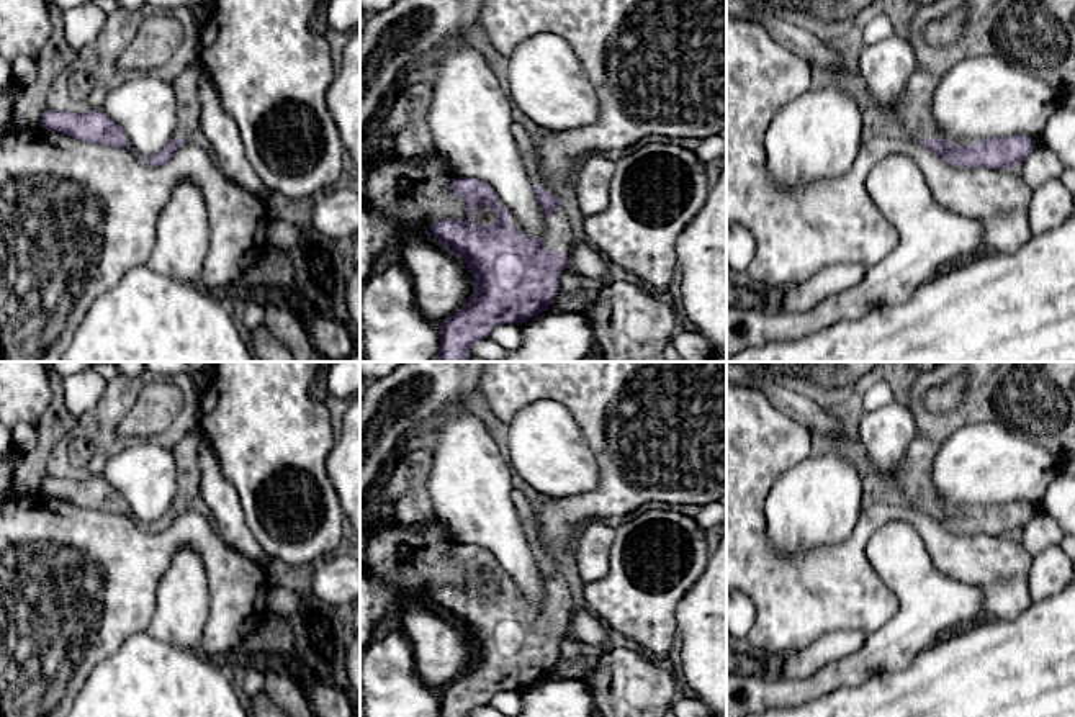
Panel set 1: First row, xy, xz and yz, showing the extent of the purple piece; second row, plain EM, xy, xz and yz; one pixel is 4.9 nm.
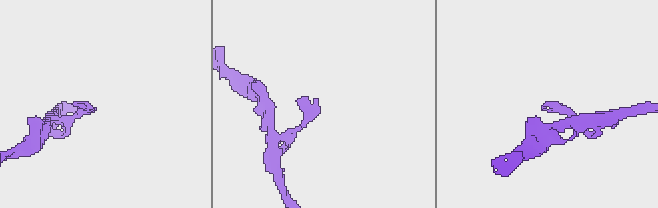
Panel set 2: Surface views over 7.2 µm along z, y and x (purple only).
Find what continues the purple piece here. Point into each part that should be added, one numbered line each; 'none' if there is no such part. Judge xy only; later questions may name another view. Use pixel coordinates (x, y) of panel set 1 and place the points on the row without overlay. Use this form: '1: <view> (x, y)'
1: xy (185, 452)

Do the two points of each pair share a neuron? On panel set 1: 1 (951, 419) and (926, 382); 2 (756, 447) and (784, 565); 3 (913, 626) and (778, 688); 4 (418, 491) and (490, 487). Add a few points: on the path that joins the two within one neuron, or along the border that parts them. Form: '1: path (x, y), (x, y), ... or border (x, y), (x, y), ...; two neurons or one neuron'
1: path (936, 419), (930, 419), (917, 406), (917, 396); one neuron
2: path (750, 478), (750, 537), (753, 541); one neuron
3: path (879, 653), (856, 668), (838, 673), (812, 688); one neuron
4: border (429, 454), (427, 493), (434, 514), (439, 519); two neurons

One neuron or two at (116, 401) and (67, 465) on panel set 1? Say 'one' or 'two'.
one

